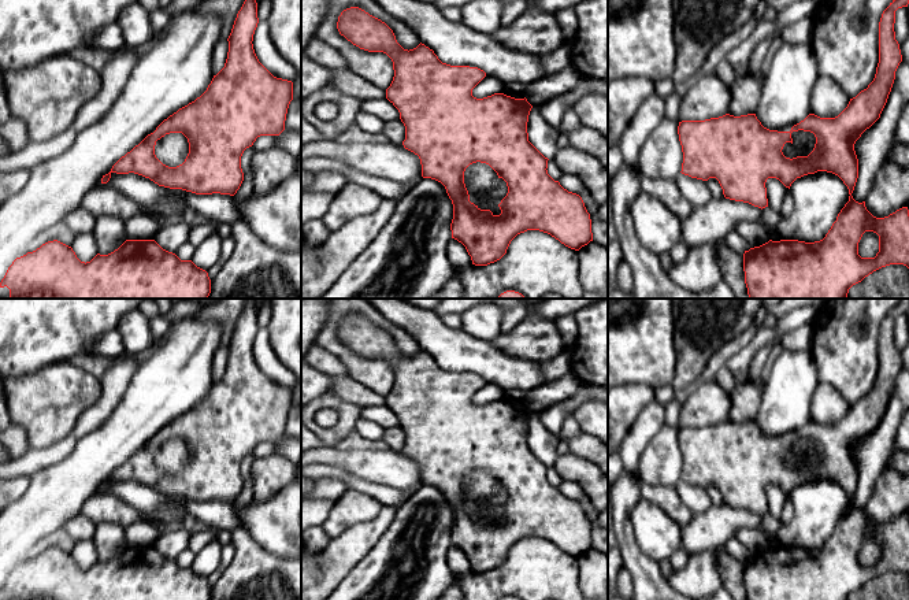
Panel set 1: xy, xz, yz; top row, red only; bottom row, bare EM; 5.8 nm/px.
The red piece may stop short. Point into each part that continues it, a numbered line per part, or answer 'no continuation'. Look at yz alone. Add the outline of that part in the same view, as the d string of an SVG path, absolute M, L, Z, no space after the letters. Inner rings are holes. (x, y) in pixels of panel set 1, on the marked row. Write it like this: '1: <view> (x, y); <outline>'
1: yz (789, 150); M786 142L784 147L783 147L783 149L782 149L782 152L783 152L783 155L784 155L786 158L790 158L790 159L798 156L798 153L797 153L797 151L795 151L795 147L794 147L791 142Z

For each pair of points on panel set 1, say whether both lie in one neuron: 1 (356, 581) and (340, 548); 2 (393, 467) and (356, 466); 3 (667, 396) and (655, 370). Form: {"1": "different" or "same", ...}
{"1": "different", "2": "same", "3": "different"}

